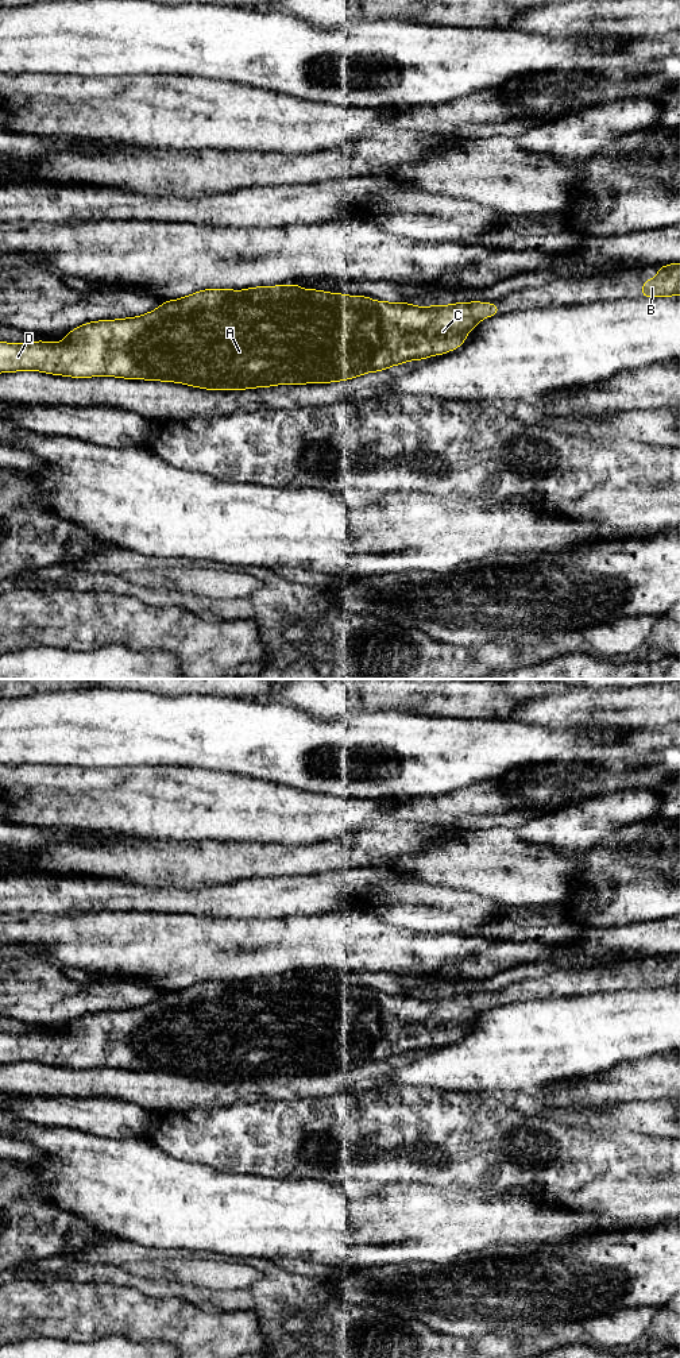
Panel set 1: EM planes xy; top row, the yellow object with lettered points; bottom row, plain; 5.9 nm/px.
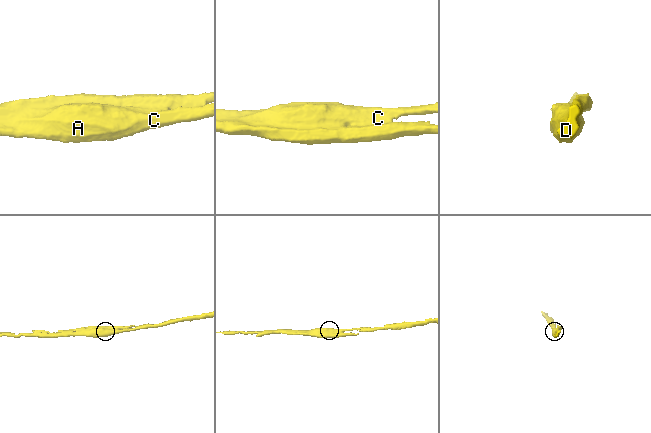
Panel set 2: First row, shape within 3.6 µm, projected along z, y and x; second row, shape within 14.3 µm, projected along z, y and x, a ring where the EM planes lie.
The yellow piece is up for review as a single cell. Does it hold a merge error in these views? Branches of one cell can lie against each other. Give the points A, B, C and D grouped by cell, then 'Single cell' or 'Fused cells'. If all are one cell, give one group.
Groups: A B C D. Single cell

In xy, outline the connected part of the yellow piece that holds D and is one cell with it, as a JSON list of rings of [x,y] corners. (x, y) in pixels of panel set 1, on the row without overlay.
[[[295,975],[277,977],[256,977],[244,981],[232,980],[205,980],[178,991],[163,992],[163,995],[140,1007],[125,1008],[119,1011],[98,1011],[82,1015],[69,1025],[65,1025],[65,1033],[24,1033],[19,1035],[0,1033],[0,1064],[15,1062],[42,1062],[45,1065],[90,1069],[90,1068],[116,1068],[124,1070],[146,1070],[183,1075],[205,1081],[244,1081],[255,1079],[270,1079],[277,1076],[305,1076],[305,1075],[329,1075],[358,1069],[367,1064],[376,1064],[389,1058],[406,1054],[409,1052],[421,1052],[433,1046],[444,1046],[459,1039],[465,1034],[465,1027],[486,1008],[499,1006],[495,992],[488,996],[482,992],[456,994],[449,996],[416,998],[409,994],[375,992],[367,987],[348,987],[341,984],[329,984],[317,980],[304,980]]]

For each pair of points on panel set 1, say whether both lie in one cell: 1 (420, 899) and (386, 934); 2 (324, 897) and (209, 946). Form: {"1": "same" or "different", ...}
{"1": "different", "2": "different"}

